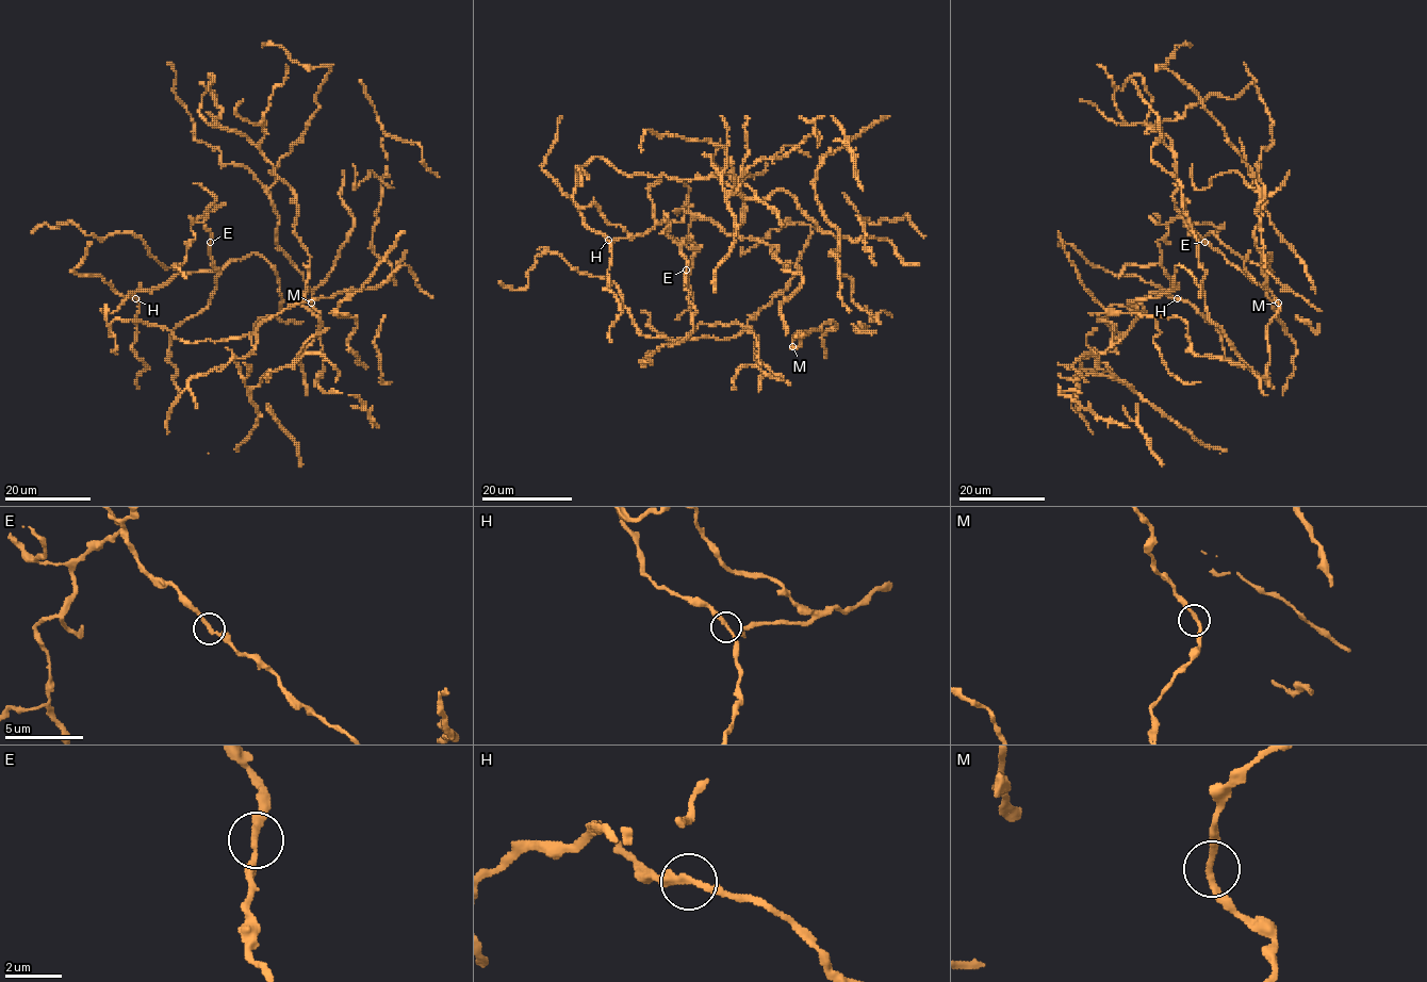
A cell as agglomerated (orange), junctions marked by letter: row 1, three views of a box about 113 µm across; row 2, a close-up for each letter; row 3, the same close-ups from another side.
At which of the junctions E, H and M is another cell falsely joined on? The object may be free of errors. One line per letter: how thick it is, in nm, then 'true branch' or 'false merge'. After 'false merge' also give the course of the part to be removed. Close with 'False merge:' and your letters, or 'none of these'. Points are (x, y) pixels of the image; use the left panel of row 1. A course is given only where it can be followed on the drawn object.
E: 220 nm thick; true branch
H: 240 nm thick; true branch
M: 220 nm thick; true branch
False merge: none of these

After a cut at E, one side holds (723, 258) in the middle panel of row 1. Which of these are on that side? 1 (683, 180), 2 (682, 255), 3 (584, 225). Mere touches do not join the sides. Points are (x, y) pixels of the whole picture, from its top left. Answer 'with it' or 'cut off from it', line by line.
1: with it
2: cut off from it
3: with it

